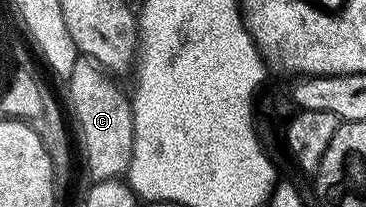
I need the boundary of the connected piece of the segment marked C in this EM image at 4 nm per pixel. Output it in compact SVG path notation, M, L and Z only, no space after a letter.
M86 56L76 57L73 72L66 75L65 78L65 82L67 82L67 102L71 105L69 118L73 123L73 138L77 143L77 154L78 157L79 154L83 157L83 166L87 169L88 176L95 182L110 182L126 175L133 156L135 125L131 115L131 98L128 95L123 95L122 88L114 81L118 82L102 66Z

